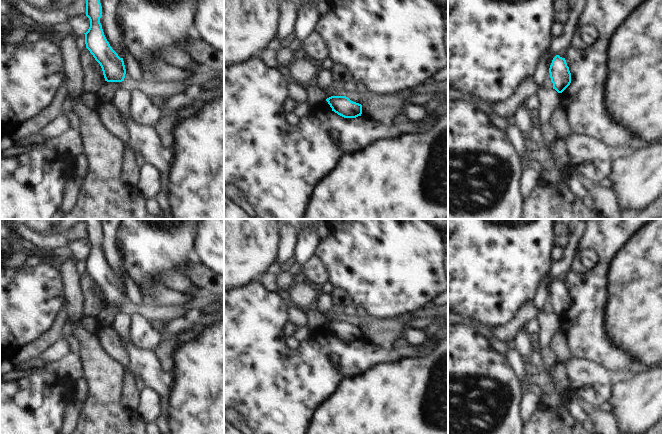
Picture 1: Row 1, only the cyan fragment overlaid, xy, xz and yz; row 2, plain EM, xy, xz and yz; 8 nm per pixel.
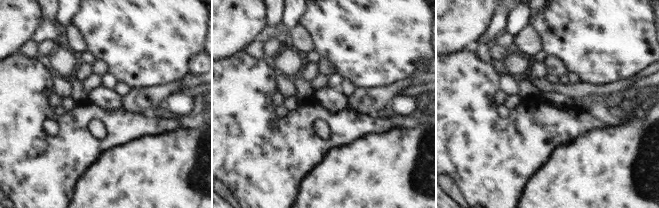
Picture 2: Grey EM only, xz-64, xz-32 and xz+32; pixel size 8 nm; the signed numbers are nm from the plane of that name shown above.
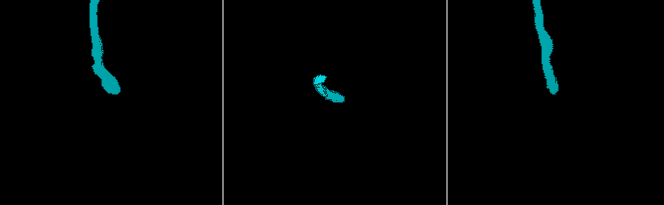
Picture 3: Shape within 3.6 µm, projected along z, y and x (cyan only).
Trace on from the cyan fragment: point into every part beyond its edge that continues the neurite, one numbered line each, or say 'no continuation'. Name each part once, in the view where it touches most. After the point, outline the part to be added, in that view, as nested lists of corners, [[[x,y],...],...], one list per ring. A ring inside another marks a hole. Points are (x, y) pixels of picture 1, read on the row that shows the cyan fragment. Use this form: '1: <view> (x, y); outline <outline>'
no continuation

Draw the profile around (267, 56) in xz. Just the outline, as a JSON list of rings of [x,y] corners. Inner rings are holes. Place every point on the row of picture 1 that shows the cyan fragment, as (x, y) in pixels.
[[[269,46],[264,49],[259,55],[258,58],[267,66],[271,68],[279,68],[279,64],[276,61],[276,48],[273,46]]]

